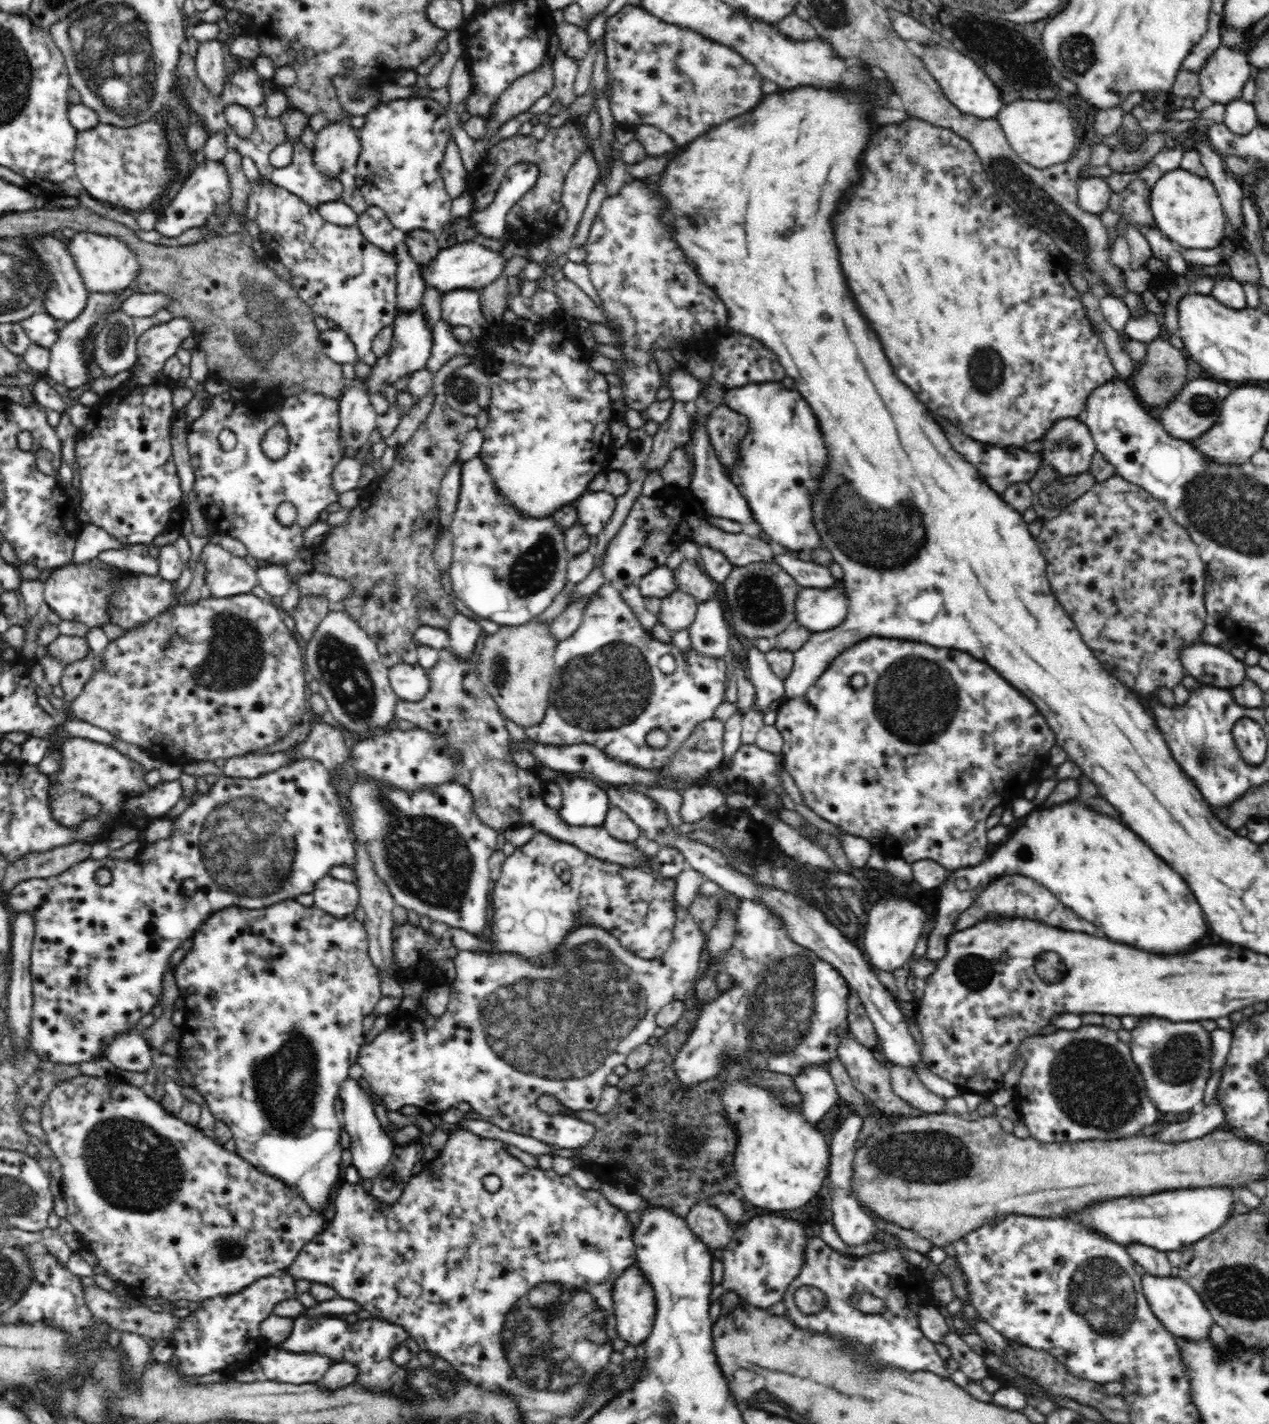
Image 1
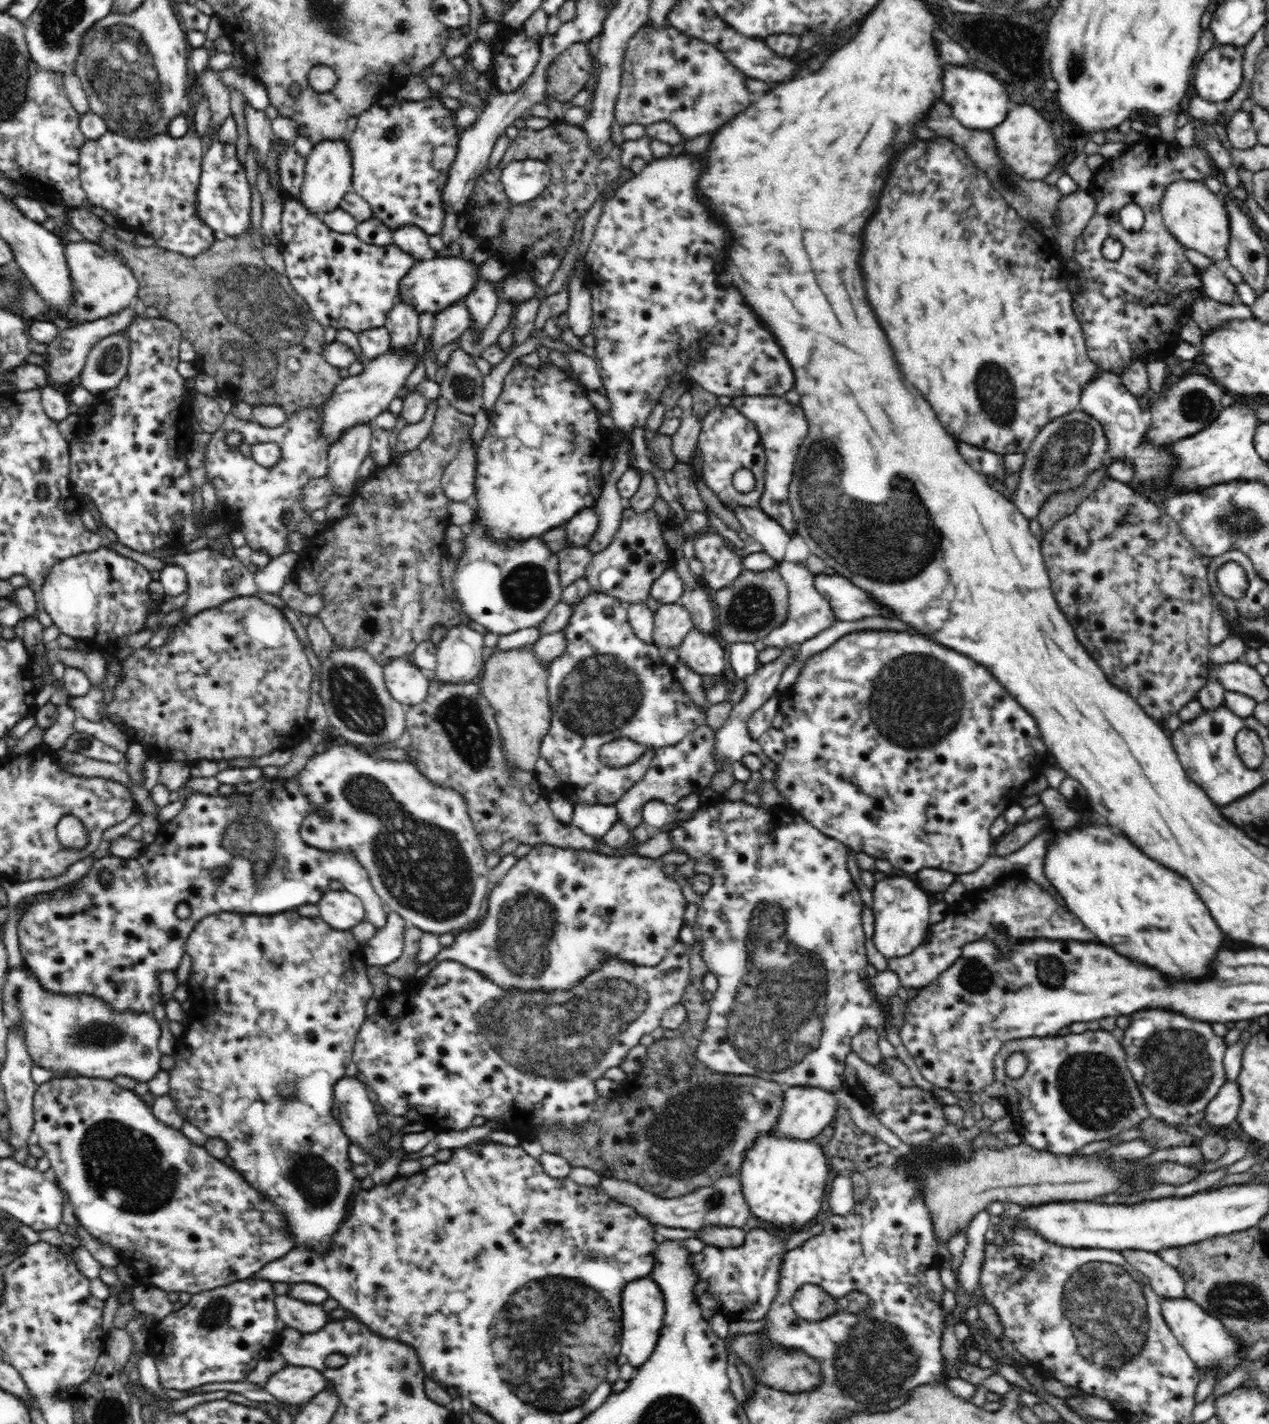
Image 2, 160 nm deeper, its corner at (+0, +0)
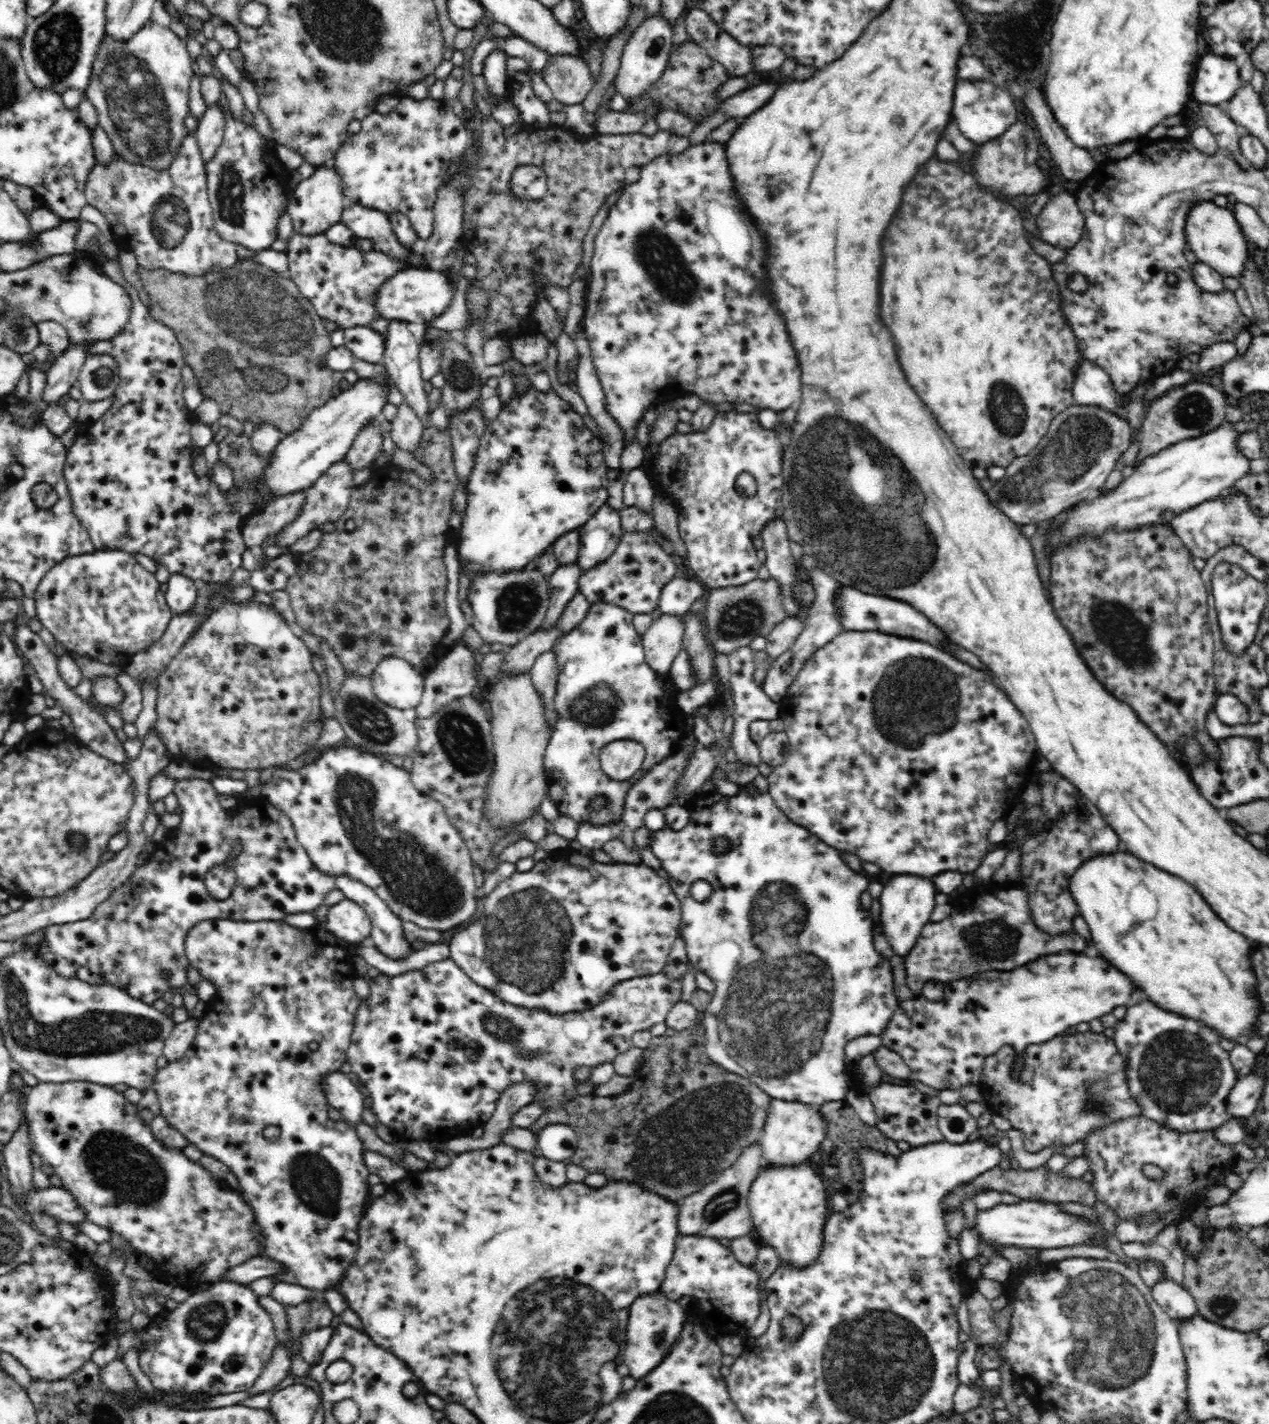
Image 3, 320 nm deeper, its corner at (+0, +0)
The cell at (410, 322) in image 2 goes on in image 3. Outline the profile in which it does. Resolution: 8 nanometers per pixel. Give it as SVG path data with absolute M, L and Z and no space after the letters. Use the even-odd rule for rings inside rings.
M388 320L387 339L385 340L384 360L382 364L389 374L389 382L401 391L404 397L404 403L412 407L412 410L419 416L422 425L428 427L431 425L431 411L428 407L428 394L424 391L424 382L421 377L421 368L419 363L419 350L421 342L416 340L412 332L408 329L408 322L399 320Z

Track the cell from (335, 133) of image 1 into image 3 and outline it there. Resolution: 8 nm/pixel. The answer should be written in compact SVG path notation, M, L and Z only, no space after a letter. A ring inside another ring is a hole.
M318 166L315 173L300 182L294 188L288 200L288 215L292 219L293 233L304 236L325 234L329 227L334 227L340 220L348 203L344 197L342 179L336 173L334 166L331 168Z

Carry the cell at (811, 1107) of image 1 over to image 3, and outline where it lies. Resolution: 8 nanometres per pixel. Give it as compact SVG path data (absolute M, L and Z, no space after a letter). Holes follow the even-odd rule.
M772 1099L768 1106L768 1116L758 1144L762 1146L764 1164L792 1166L809 1160L828 1138L829 1121L822 1117L818 1106L808 1106L801 1102L786 1102Z

